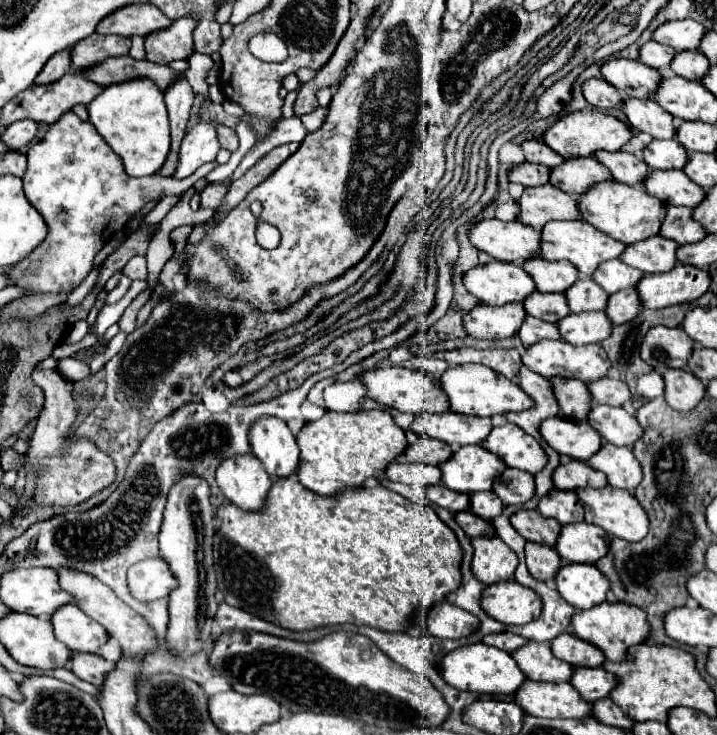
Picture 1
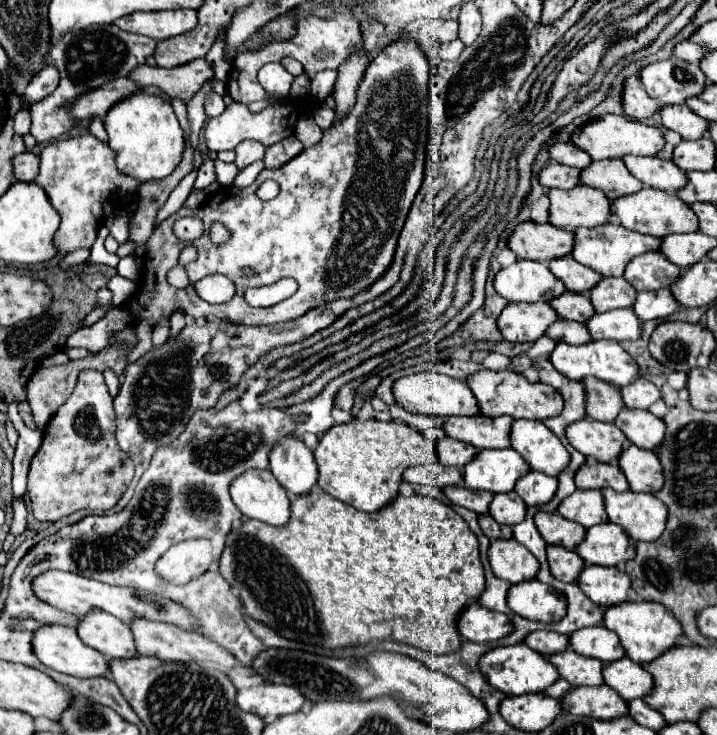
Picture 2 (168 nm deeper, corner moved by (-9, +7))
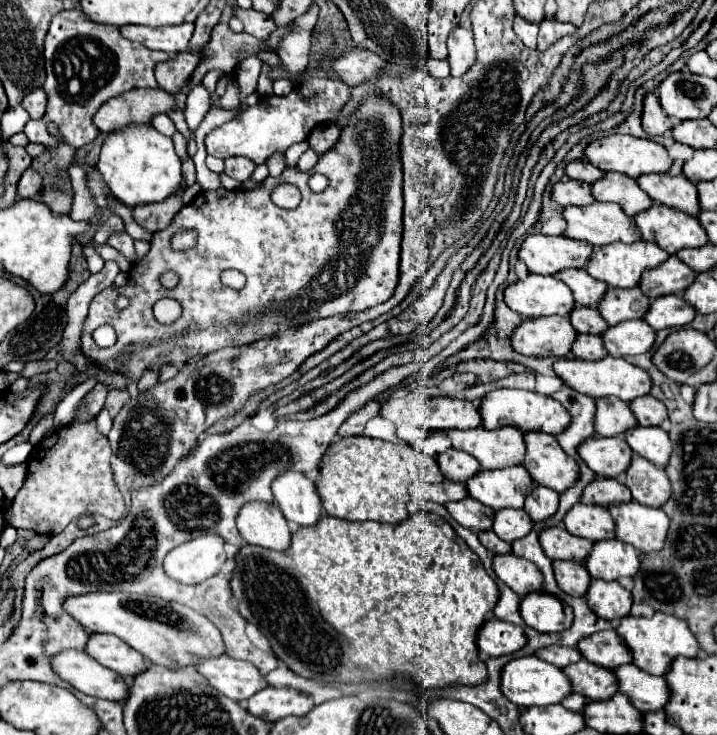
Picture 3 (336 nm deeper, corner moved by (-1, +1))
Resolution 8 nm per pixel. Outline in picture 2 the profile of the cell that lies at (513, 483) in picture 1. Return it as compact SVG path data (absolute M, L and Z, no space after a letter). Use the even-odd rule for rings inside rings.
M532 471L528 477L520 477L520 481L516 481L514 491L524 499L526 505L542 505L554 497L556 487L556 477L544 477L544 473Z

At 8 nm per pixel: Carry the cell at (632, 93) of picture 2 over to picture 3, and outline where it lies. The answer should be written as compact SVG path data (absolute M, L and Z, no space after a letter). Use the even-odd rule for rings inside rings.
M648 93L644 99L644 113L642 113L642 127L648 135L664 135L666 131L672 131L674 121L664 115L664 109L660 107L660 101L656 99L656 93Z

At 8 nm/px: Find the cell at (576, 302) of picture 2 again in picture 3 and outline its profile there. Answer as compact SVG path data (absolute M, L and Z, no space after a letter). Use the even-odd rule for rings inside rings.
M576 307L570 313L570 321L578 333L602 335L608 329L608 323L604 323L598 309L592 309L592 307Z

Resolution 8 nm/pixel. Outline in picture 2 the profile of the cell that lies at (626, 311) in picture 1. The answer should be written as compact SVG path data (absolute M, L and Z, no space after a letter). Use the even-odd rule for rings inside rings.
M658 289L656 293L652 293L652 291L638 293L636 301L632 305L632 309L634 309L636 317L640 317L640 321L650 321L650 319L672 315L674 311L678 311L678 307L680 305L674 301L674 297L668 289Z

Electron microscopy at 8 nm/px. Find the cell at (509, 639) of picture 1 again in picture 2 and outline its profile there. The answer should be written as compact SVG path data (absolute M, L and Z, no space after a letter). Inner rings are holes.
M532 631L528 633L524 643L542 655L552 655L568 647L568 637L554 631Z

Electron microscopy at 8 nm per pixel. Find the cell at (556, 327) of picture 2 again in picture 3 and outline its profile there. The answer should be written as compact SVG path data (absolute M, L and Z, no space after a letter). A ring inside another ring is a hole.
M578 335L572 347L572 355L578 359L586 359L586 361L596 361L596 359L604 359L608 355L608 351L604 349L602 337L596 335Z

